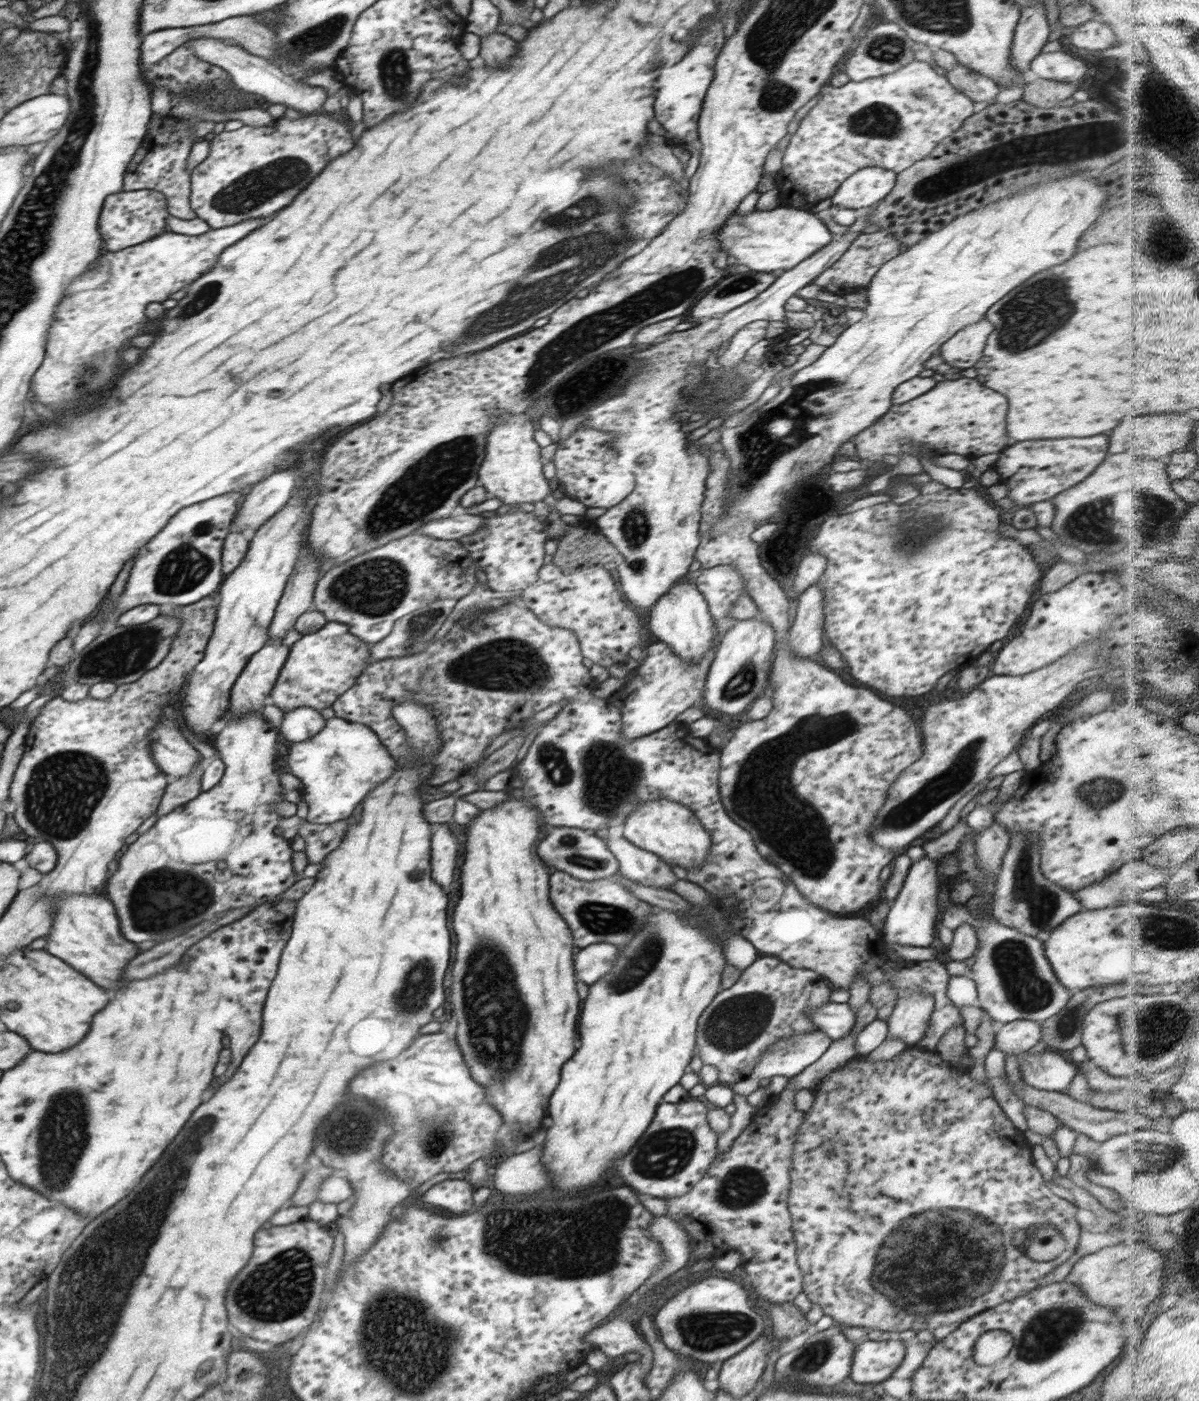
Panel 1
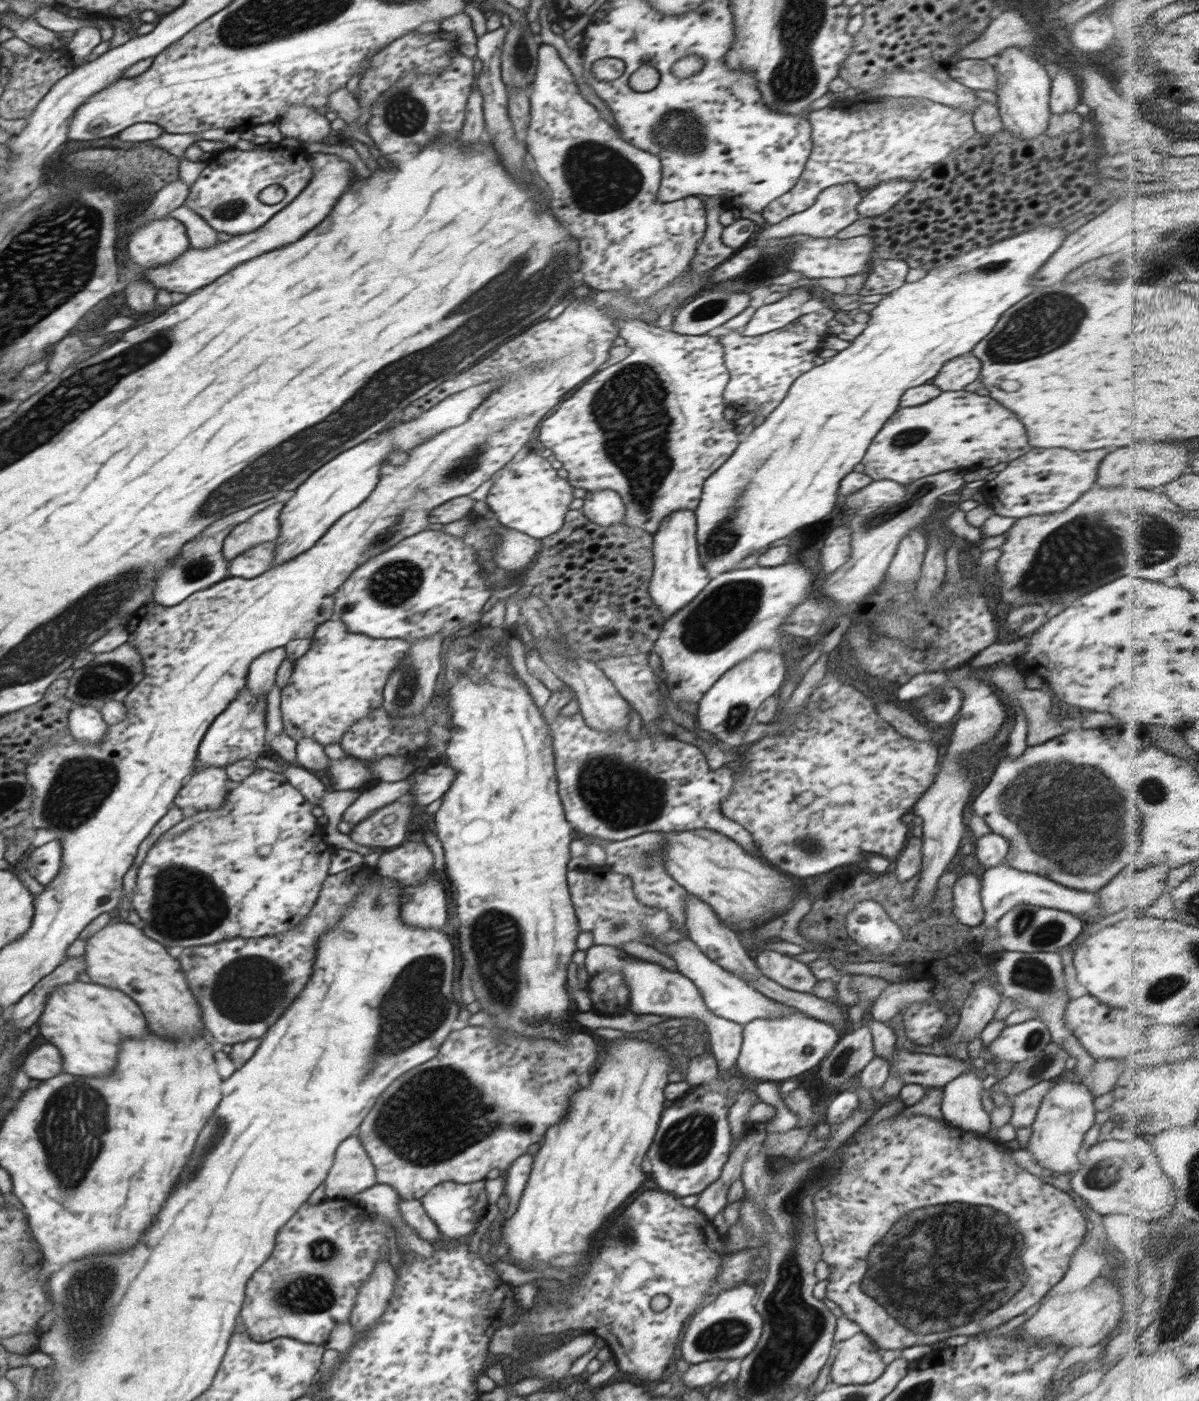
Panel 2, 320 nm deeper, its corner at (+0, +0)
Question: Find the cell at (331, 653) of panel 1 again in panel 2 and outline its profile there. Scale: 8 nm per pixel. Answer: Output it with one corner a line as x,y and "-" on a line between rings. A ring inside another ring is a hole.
340,619
327,620
317,626
312,636
314,642
308,652
295,660
293,673
286,687
281,689
281,717
285,733
296,742
303,738
315,738
322,746
338,744
343,734
361,718
370,716
372,712
383,706
382,690
390,678
390,672
402,662
410,644
404,638
374,640
370,636
352,634

